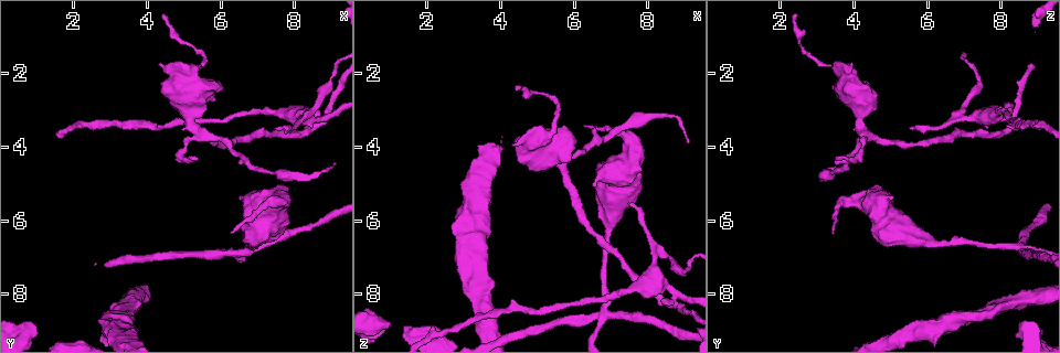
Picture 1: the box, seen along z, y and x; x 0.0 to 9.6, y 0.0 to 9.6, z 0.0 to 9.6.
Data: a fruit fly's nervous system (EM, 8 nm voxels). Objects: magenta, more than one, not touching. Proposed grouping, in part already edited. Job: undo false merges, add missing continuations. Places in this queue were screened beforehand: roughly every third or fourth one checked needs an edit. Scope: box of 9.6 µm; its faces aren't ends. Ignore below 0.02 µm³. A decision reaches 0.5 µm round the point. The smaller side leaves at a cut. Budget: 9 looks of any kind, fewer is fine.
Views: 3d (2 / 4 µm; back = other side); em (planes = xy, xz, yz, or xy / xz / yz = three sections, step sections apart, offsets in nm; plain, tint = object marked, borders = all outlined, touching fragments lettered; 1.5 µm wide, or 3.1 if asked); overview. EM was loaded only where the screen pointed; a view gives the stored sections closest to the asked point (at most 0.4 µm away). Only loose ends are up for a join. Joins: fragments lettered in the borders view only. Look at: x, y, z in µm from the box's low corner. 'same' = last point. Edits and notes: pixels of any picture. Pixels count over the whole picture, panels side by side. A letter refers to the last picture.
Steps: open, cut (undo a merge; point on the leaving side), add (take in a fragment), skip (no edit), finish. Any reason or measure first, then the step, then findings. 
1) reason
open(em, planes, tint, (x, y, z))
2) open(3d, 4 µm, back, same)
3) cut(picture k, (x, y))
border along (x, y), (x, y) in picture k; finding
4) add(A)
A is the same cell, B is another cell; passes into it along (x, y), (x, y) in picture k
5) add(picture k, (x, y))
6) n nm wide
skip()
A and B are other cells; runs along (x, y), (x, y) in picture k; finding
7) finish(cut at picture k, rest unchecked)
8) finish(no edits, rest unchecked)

abrupt turn
open(em, xy, step 4, borders, (8.70, 3.35, 8.25))

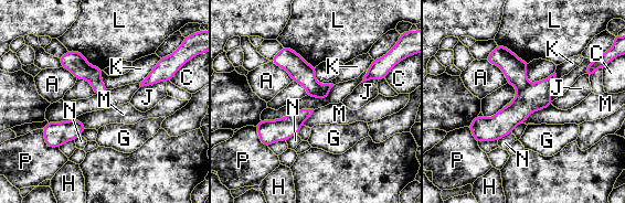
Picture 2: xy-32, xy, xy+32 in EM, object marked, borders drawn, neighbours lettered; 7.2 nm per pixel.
cut it another way
open(em, planes, borders, same)

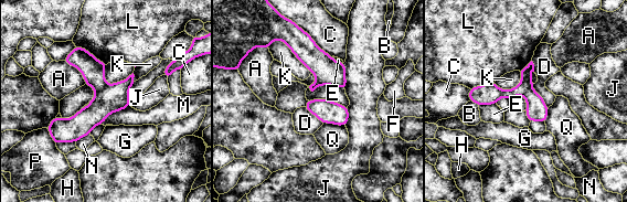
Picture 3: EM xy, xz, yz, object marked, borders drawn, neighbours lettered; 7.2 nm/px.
160 nm wide; C touches over 280 nm
cut(picture 3, (93, 70))
A, B, C, D, E, F, G, H, J, K, L, M, N, P and Q are other cells; a second cell is stuck on

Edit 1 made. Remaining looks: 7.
looks like a crossing
open(3d, 2 µm, (6.85, 6.75, 8.45))

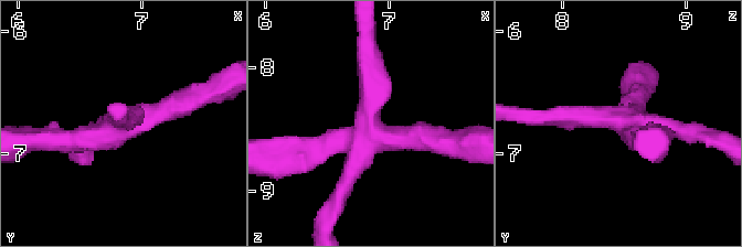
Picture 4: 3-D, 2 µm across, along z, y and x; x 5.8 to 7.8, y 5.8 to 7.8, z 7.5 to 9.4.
4 arms; need the tissue
open(em, planes, tint, (6.82, 6.74, 8.48))

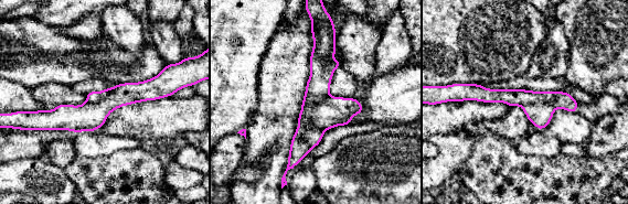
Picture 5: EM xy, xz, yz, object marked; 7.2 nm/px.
open(em, planes, borders, same)

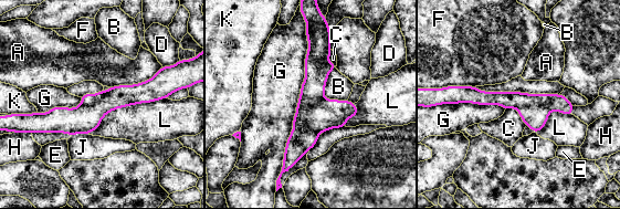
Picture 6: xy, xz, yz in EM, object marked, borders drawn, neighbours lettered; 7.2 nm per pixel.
cut(picture 6, (326, 114))
A, B, C, D, E, F, G, H, J, K and L are other cells; the part that leaves runs along (163, 95), (35, 116) in picture 6; a second cell is stuck on

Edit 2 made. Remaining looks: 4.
free end
open(em, xz, step 4, borders, (1.00, 8.80, 8.85))

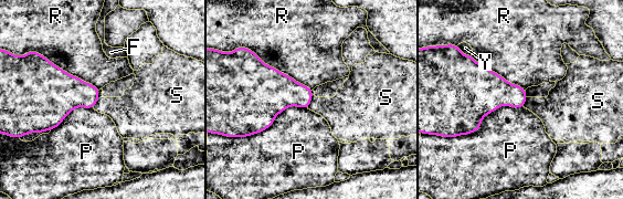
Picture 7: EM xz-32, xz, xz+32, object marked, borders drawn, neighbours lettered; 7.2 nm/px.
open(em, planes, borders, same)

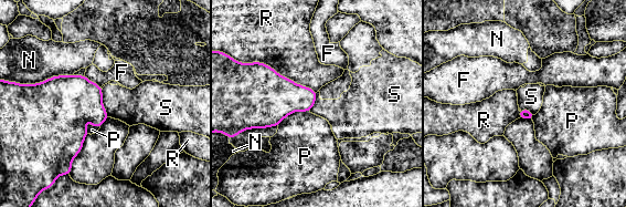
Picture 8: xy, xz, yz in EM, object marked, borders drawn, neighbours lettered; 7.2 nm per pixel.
skip()
F, N, P, R and S are other cells; border along (84, 75), (101, 86) in picture 8; none of them fits

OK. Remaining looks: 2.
finish(cut at picture 3, cut at picture 6, rest unchecked)

